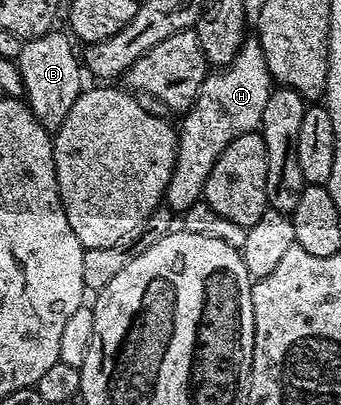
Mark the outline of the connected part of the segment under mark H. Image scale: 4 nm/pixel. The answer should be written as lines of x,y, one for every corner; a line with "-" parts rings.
255,36
244,38
242,48
229,65
208,73
193,104
182,115
183,130
181,126
177,134
173,174
169,176
165,195
165,204
172,212
182,212
200,201
205,180
209,180
209,172
213,172
213,164
217,164
217,156
221,156
237,136
254,134
262,127
265,104
269,104
272,89
273,79
265,64
265,52

